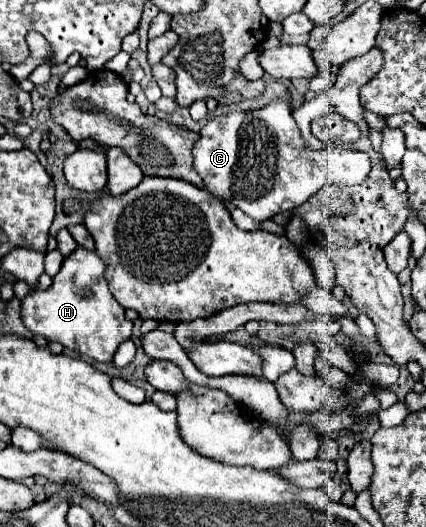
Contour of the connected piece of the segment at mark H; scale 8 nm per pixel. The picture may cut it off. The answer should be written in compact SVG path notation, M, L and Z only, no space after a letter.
M75 249L71 255L67 255L63 259L61 271L53 277L53 283L51 283L49 289L45 289L45 291L31 291L21 301L21 319L23 319L25 327L31 333L43 335L49 341L59 341L63 347L73 349L73 351L81 353L83 357L111 363L117 347L131 337L133 323L125 317L125 309L111 295L111 291L107 287L107 281L103 277L103 269L105 269L105 265L103 265L101 257L97 257L95 251Z

